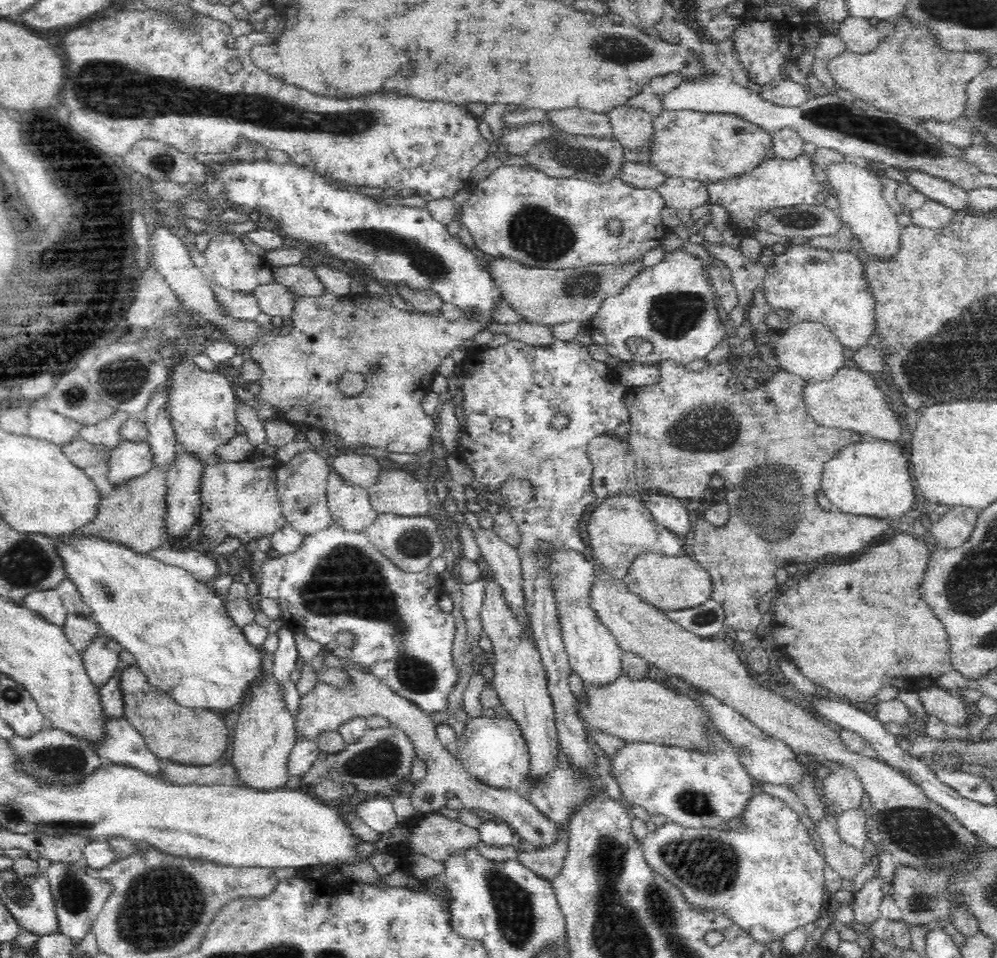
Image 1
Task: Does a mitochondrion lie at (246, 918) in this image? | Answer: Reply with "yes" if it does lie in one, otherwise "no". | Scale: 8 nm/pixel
no

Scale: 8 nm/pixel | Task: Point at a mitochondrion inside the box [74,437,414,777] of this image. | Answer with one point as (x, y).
(302, 505)

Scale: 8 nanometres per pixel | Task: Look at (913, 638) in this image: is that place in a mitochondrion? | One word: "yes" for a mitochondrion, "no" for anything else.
no

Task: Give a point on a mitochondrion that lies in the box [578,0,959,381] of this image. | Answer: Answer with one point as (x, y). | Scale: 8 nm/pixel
(898, 137)

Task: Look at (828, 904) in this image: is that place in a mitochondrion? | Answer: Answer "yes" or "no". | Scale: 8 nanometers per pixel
no

